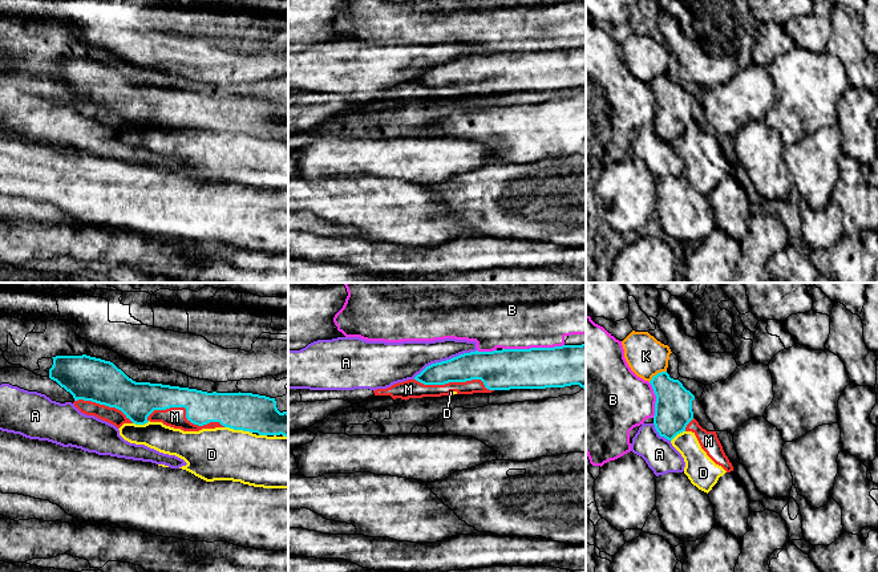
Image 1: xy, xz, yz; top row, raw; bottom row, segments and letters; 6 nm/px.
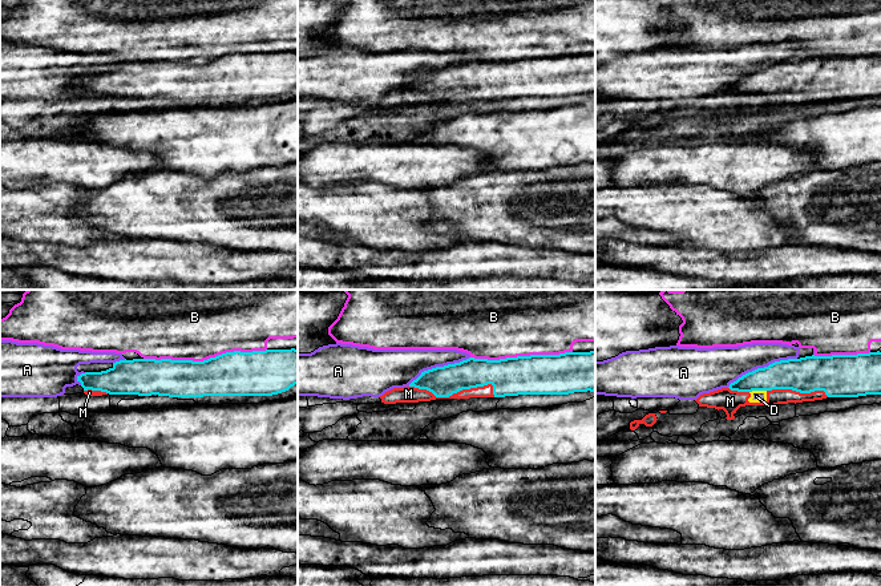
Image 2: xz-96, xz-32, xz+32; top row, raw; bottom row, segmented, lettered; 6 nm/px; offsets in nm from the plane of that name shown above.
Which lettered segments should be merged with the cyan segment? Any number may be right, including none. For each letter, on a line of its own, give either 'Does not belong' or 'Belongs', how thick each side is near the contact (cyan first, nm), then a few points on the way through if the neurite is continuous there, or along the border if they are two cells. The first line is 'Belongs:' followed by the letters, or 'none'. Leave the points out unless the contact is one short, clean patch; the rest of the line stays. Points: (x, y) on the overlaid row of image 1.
Belongs: none
A: Does not belong. Thickness 180 nm (cyan) against 240 nm
B: Does not belong. Thickness 260 nm (cyan) against 500 nm
D: Does not belong. Thickness 240 nm (cyan) against 320 nm
K: Does not belong. Thickness 220 nm (cyan) against 240 nm
M: Does not belong. Thickness 200 nm (cyan) against 130 nm

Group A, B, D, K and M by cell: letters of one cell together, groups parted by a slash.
A / B / D M / K

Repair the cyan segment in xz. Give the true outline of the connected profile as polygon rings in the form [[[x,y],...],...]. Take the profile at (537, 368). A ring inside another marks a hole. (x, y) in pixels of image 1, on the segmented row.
[[[586,344],[554,348],[470,352],[426,366],[414,377],[424,385],[445,385],[481,380],[489,390],[546,389],[579,385],[586,388]]]

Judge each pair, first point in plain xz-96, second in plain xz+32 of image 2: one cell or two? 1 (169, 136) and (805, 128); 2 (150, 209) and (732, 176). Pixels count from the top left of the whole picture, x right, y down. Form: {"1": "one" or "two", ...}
{"1": "one", "2": "two"}

